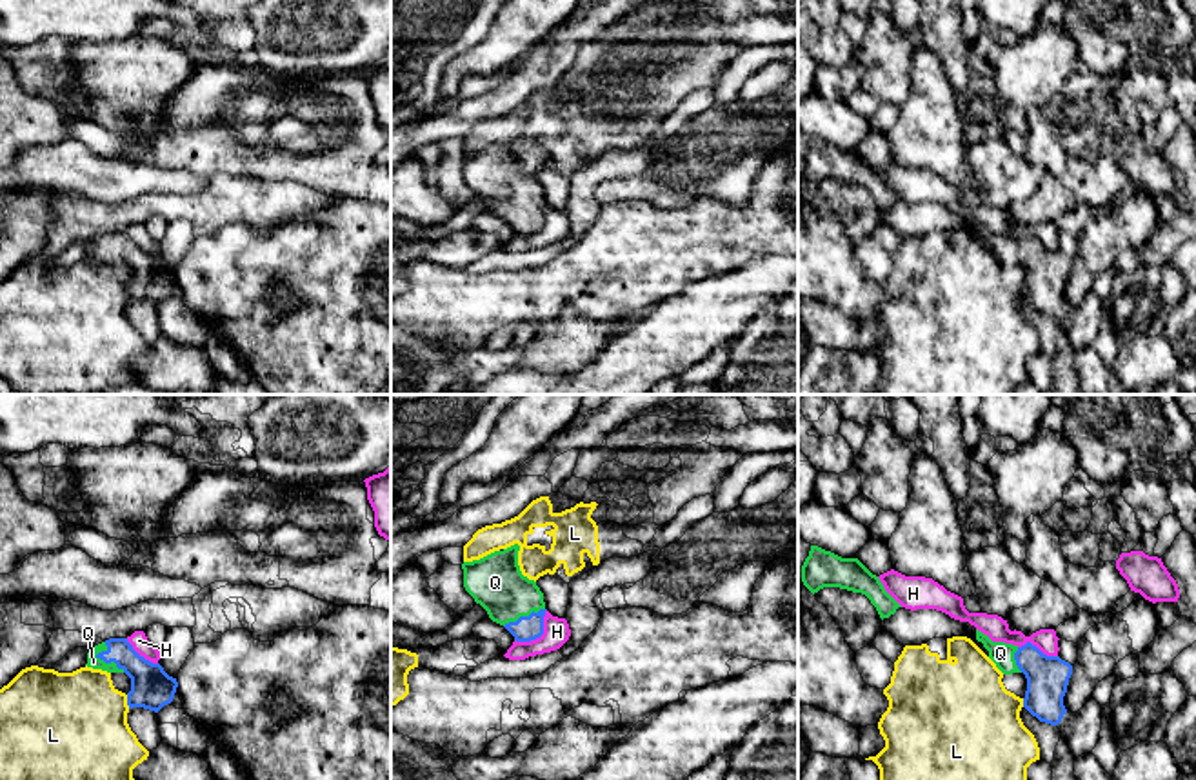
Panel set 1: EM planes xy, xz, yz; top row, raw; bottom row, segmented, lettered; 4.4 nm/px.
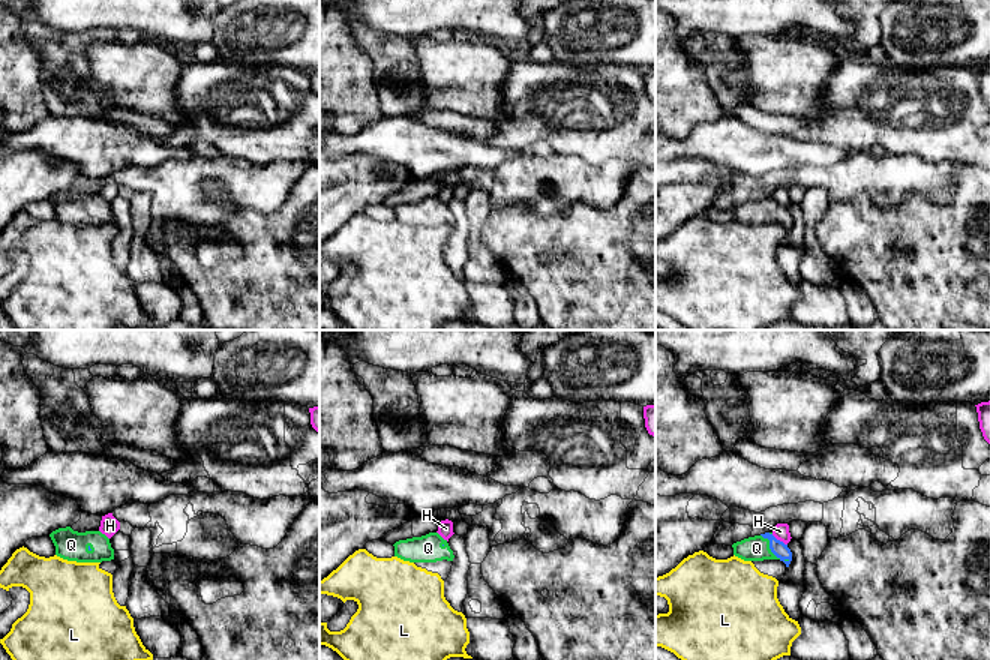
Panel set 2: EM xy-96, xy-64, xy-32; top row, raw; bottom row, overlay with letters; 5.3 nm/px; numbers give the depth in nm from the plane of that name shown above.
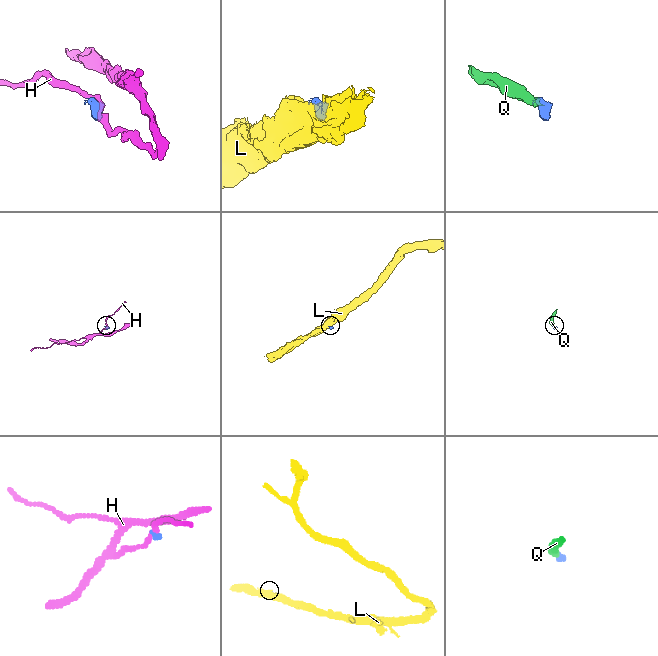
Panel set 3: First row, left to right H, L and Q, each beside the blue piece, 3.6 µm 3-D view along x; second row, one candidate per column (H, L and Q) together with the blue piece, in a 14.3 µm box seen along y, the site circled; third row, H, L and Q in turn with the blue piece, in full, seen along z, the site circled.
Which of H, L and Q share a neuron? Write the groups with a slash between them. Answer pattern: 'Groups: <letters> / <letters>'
Groups: H / L / Q

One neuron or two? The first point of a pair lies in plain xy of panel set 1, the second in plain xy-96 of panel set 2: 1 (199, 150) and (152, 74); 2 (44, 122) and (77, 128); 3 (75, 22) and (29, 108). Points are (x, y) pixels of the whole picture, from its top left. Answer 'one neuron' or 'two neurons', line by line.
1: two neurons
2: two neurons
3: two neurons

